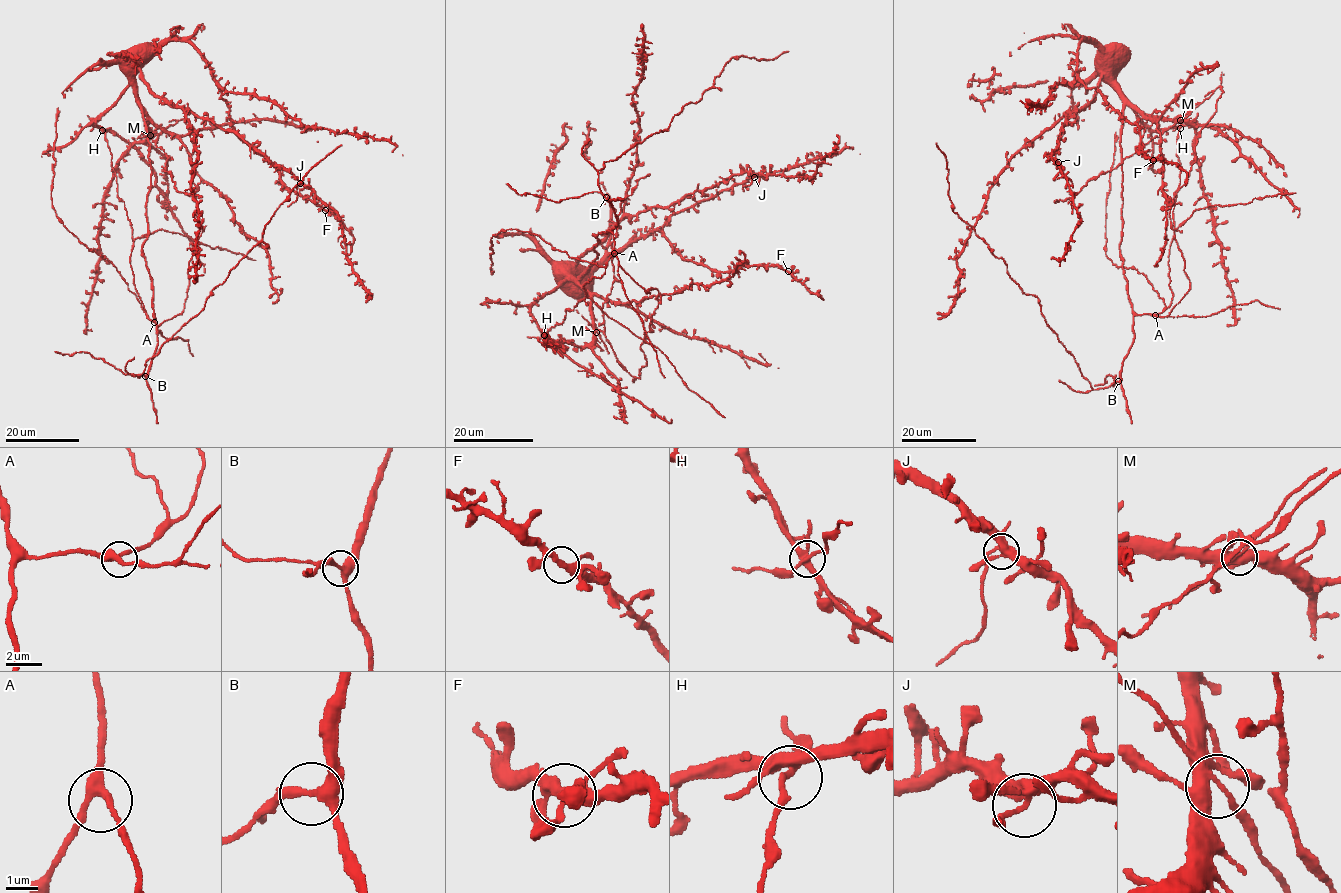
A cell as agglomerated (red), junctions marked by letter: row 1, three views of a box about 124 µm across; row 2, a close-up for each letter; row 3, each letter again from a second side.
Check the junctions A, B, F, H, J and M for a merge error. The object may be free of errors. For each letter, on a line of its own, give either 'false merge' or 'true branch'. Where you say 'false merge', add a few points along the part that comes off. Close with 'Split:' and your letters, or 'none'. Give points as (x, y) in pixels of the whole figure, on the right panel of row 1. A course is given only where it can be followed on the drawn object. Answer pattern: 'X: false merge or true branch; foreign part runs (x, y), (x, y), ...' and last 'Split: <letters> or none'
A: true branch
B: true branch
F: true branch
H: true branch
J: true branch
M: true branch
Split: none

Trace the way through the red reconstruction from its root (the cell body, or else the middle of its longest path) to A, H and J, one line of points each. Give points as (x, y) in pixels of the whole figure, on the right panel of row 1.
A: (1105, 69), (1113, 71), (1113, 84), (1123, 102), (1120, 251), (1128, 298), (1137, 314), (1155, 315)
H: (1105, 69), (1113, 71), (1119, 90), (1151, 129), (1180, 128)
J: (1105, 69), (1096, 98), (1066, 118), (1052, 151), (1058, 162)

